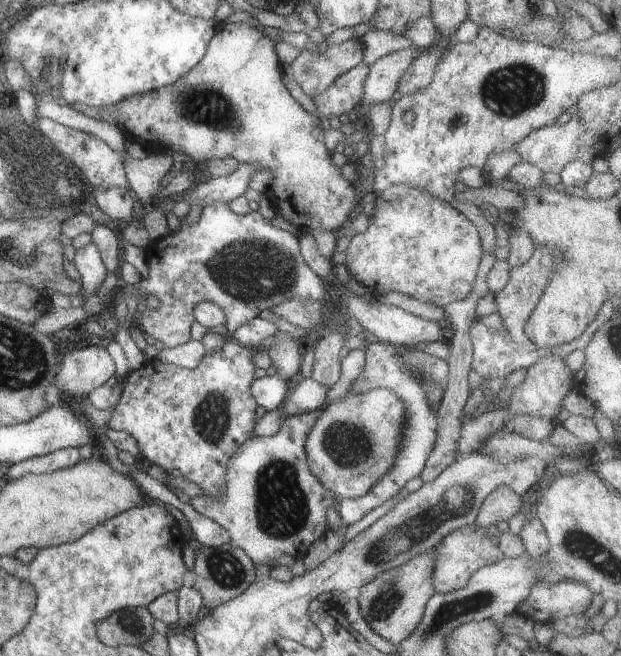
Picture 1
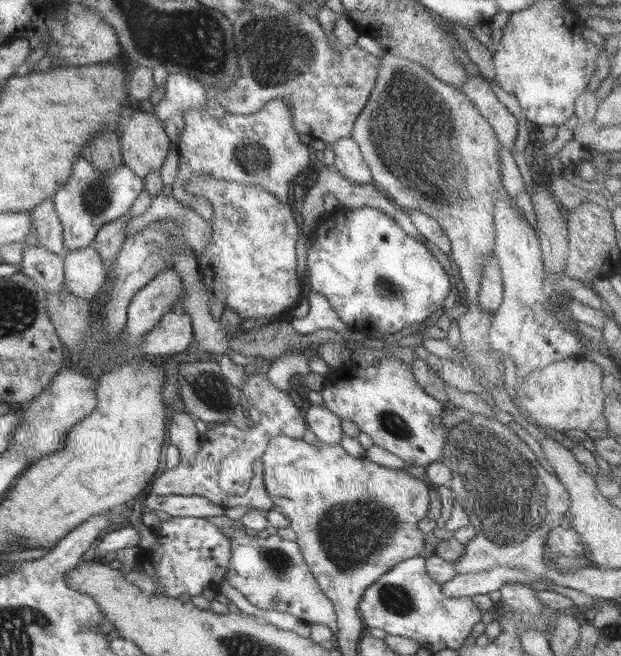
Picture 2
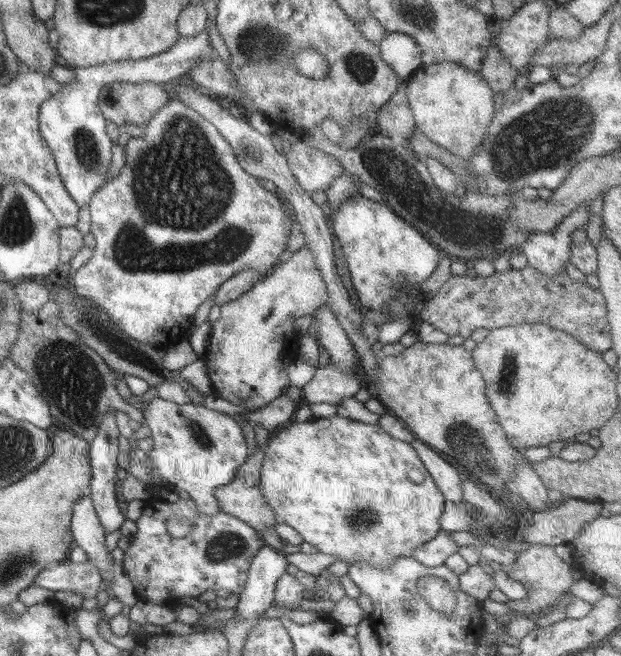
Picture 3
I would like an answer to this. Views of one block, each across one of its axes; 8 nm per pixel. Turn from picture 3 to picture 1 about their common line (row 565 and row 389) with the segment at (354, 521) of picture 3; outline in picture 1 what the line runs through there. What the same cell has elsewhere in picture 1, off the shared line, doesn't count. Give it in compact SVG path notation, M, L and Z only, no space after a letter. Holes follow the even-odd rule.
M372 388L356 396L348 393L330 402L306 436L306 456L312 474L334 494L336 501L364 496L394 468L406 422L404 402L385 388Z

